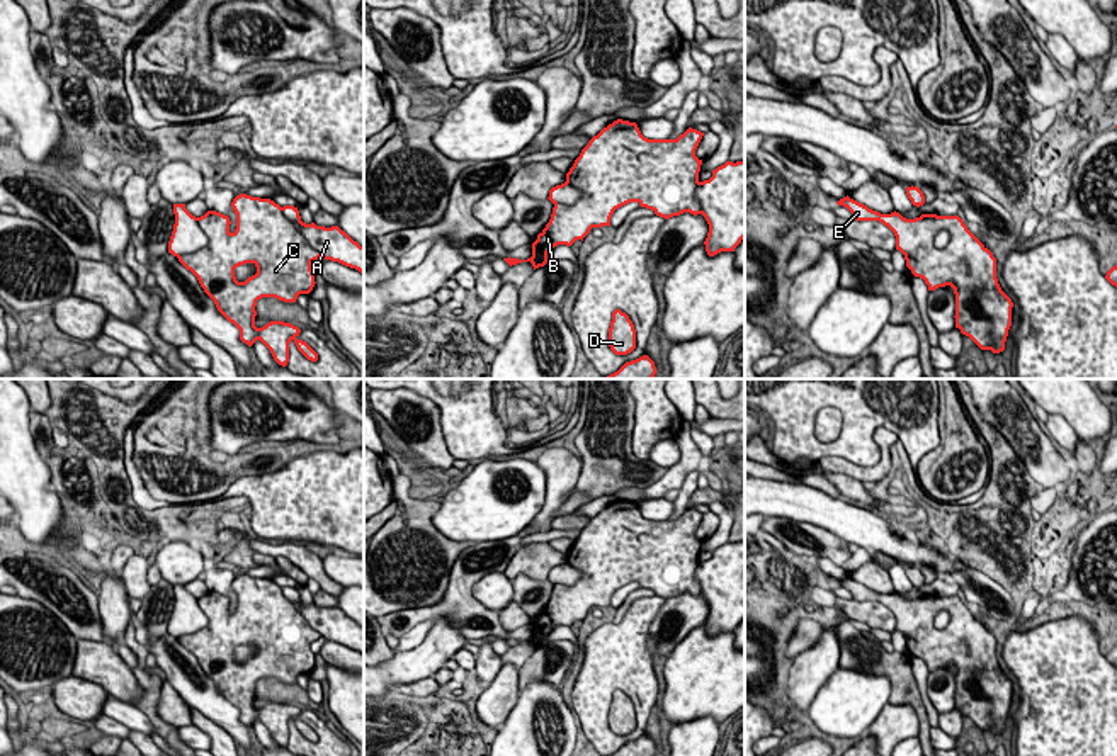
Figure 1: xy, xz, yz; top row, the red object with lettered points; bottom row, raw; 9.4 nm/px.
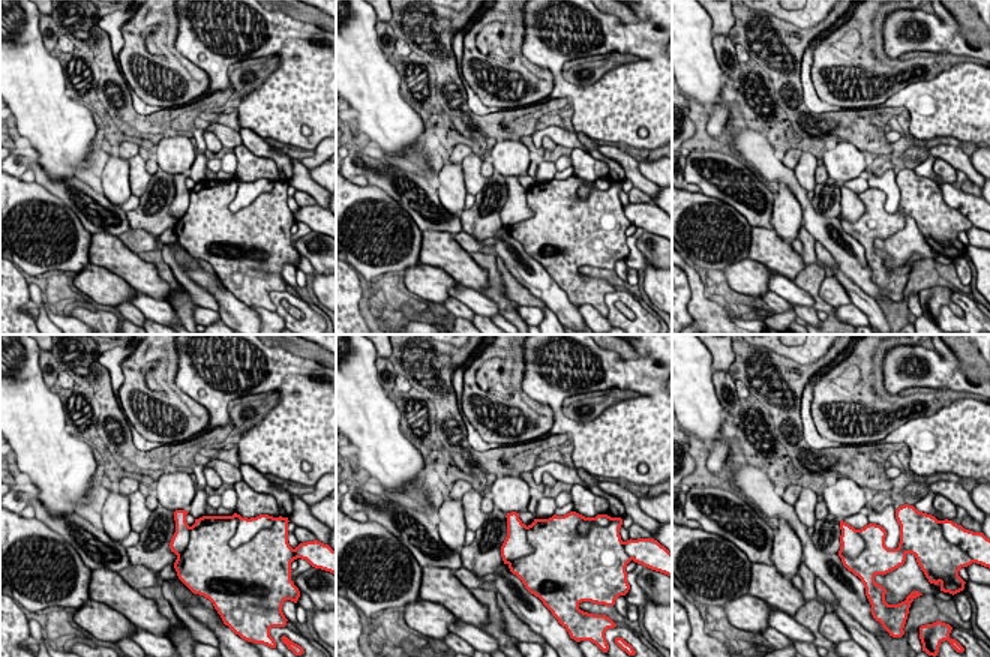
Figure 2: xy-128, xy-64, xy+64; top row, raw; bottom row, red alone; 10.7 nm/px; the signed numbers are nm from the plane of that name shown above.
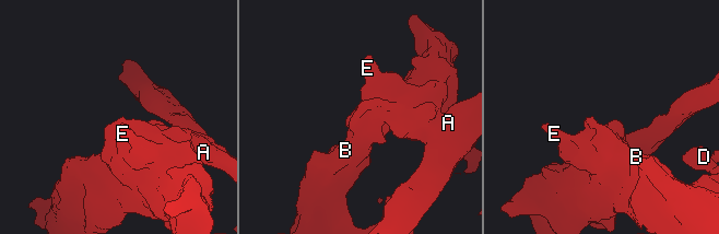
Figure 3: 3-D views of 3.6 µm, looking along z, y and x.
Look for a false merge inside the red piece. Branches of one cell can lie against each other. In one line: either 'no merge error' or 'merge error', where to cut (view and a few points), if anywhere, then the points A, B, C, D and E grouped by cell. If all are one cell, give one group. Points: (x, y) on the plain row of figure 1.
merge error; cut xy (198, 598), (198, 607), (206, 617), (206, 624), (177, 637); groups A / B C D E

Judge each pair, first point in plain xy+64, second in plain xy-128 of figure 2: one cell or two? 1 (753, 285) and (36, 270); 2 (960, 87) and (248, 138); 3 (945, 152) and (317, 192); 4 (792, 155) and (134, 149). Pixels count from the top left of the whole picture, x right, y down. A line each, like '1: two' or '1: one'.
1: two
2: two
3: one
4: one

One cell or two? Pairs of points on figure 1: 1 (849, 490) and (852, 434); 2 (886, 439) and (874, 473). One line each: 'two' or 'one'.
1: two
2: one

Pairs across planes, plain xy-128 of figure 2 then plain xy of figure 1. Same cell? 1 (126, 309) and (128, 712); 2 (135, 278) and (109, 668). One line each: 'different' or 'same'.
1: different
2: same

